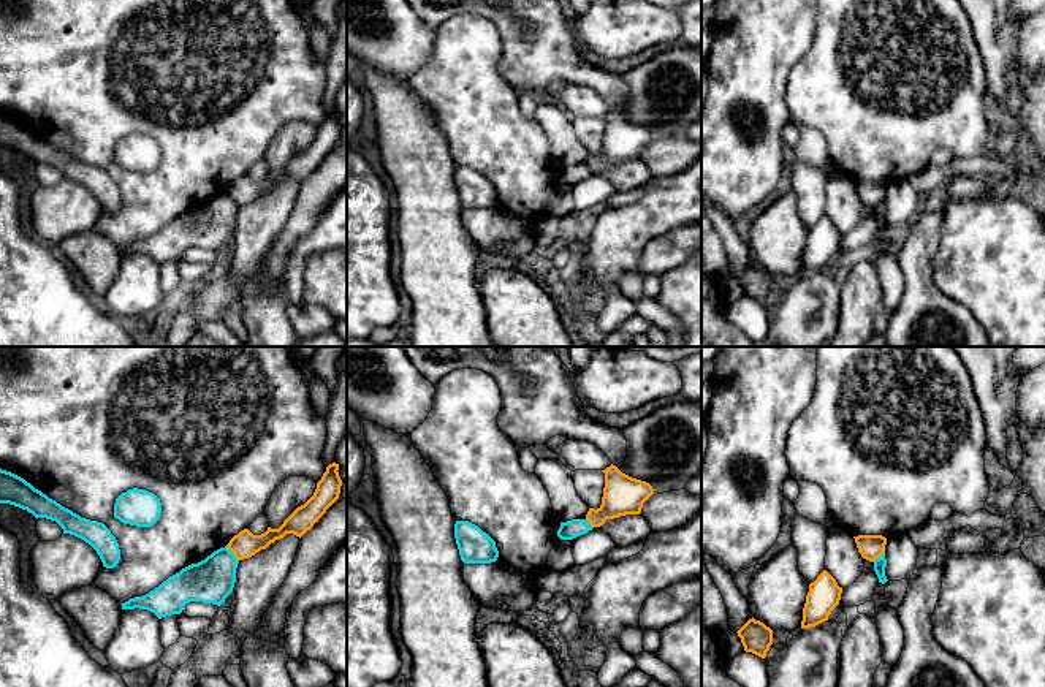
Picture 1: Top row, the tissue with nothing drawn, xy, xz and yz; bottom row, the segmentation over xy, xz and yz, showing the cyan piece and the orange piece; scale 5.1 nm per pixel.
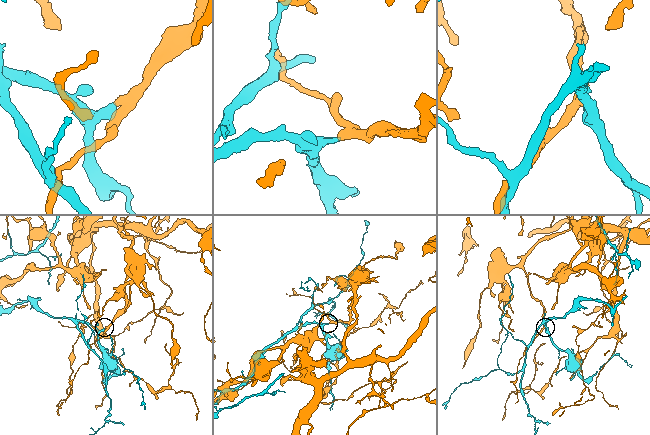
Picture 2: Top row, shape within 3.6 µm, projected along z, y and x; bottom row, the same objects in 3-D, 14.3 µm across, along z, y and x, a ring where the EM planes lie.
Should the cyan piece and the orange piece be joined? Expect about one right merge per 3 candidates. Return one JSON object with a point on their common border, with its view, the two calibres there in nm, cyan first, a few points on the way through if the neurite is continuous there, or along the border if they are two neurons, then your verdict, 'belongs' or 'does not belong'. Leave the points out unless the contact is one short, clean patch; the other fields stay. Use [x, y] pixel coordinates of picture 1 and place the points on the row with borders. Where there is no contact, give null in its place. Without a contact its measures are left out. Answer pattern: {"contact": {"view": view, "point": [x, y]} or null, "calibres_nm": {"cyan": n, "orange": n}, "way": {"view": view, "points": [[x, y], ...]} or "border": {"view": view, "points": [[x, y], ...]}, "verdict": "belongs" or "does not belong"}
{"contact": {"view": "xy", "point": [233, 554]}, "calibres_nm": {"cyan": 220, "orange": 140}, "border": {"view": "xy", "points": [[225, 546], [238, 561]]}, "verdict": "does not belong"}

